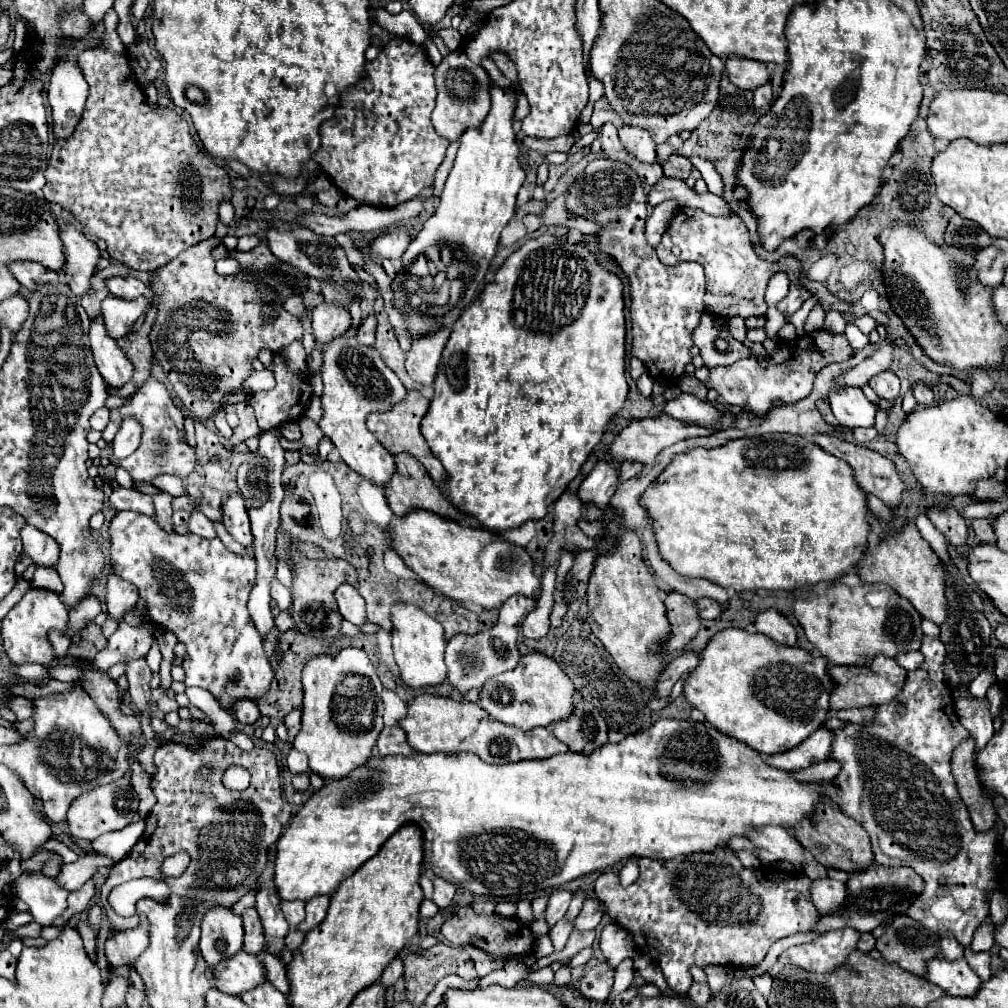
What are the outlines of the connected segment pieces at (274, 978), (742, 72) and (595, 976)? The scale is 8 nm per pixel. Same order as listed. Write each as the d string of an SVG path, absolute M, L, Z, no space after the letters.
M263 950L261 960L263 960L263 966L265 966L267 980L269 980L277 990L281 990L283 994L287 994L287 992L289 992L289 982L287 982L287 976L285 976L285 964L283 964L277 956L269 954L269 950Z
M737 56L725 58L725 74L731 80L731 84L743 90L755 90L765 82L769 82L767 64L757 60L737 58Z
M601 962L595 968L591 968L591 972L581 980L579 992L585 998L589 998L589 1000L605 1002L607 996L611 994L613 978L615 978L615 970L611 968L611 964L609 962Z

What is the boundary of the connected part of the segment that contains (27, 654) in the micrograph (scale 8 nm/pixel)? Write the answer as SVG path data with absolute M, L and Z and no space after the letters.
M29 590L19 604L11 608L11 612L1 622L1 636L3 636L3 648L5 654L11 658L15 666L21 666L25 662L37 662L37 664L49 664L53 660L53 648L49 644L47 632L51 628L63 630L67 628L67 606L61 602L61 598L55 592L49 590Z

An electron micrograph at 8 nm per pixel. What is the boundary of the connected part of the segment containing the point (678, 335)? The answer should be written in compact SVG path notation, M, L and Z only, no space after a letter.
M597 158L587 164L583 176L575 180L565 198L567 212L583 216L599 226L595 234L599 250L613 258L629 280L631 314L631 354L645 362L647 372L663 386L675 384L691 362L693 330L705 310L705 274L695 262L665 266L653 246L645 240L647 196L635 170L625 162Z

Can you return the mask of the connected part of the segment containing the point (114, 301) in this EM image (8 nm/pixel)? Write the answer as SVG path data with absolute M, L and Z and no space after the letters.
M107 296L101 302L101 312L105 318L105 326L111 338L121 338L131 332L135 320L149 308L149 298L135 298L135 300L123 300Z

